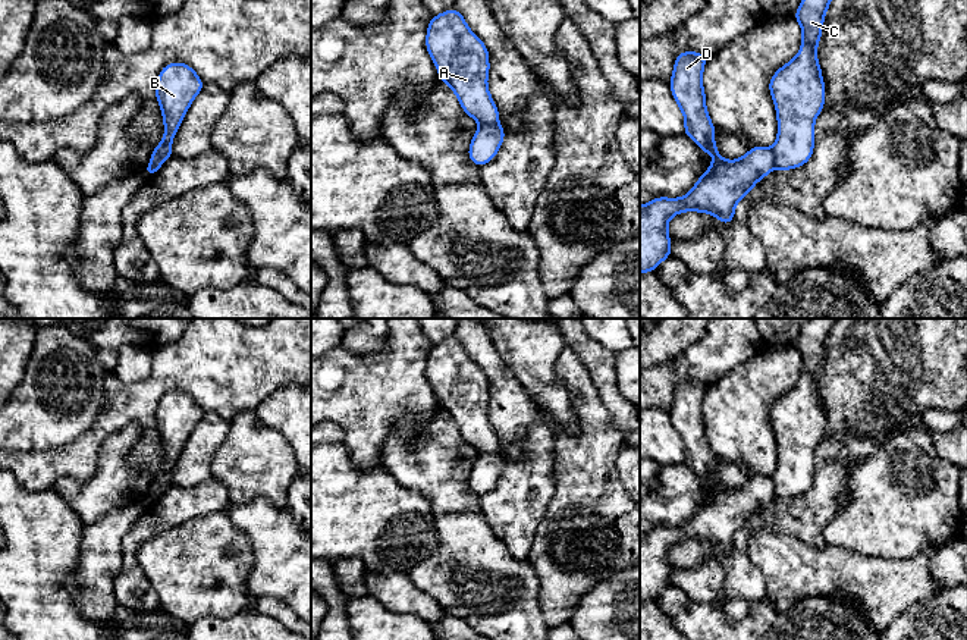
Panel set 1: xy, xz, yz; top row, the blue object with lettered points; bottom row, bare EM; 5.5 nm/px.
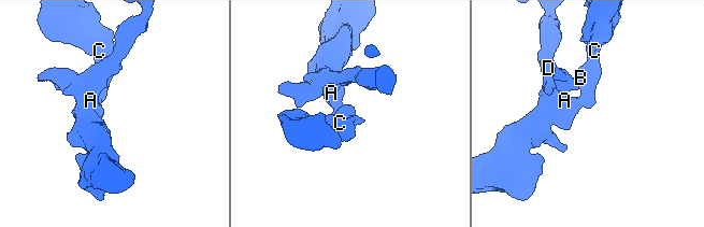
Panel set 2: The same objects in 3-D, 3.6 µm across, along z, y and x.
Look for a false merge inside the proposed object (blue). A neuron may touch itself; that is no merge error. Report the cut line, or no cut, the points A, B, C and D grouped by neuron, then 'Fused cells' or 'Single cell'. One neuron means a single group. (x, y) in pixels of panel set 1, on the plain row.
Split along xz (498, 451), (480, 454). Groups: A D / B C. Fused cells

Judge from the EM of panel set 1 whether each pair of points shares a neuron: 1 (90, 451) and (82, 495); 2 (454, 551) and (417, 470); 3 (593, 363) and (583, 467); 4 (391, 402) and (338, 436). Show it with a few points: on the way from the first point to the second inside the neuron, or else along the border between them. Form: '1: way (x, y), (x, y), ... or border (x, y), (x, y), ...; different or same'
1: border (101, 449), (88, 479), (59, 477), (52, 488); different
2: border (471, 511), (452, 511), (436, 518); different
3: border (573, 351), (586, 369), (608, 411); different
4: border (326, 422), (335, 423), (342, 430), (342, 442); different

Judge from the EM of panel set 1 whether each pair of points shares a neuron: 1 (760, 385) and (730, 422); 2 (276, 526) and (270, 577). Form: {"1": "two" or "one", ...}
{"1": "one", "2": "one"}

